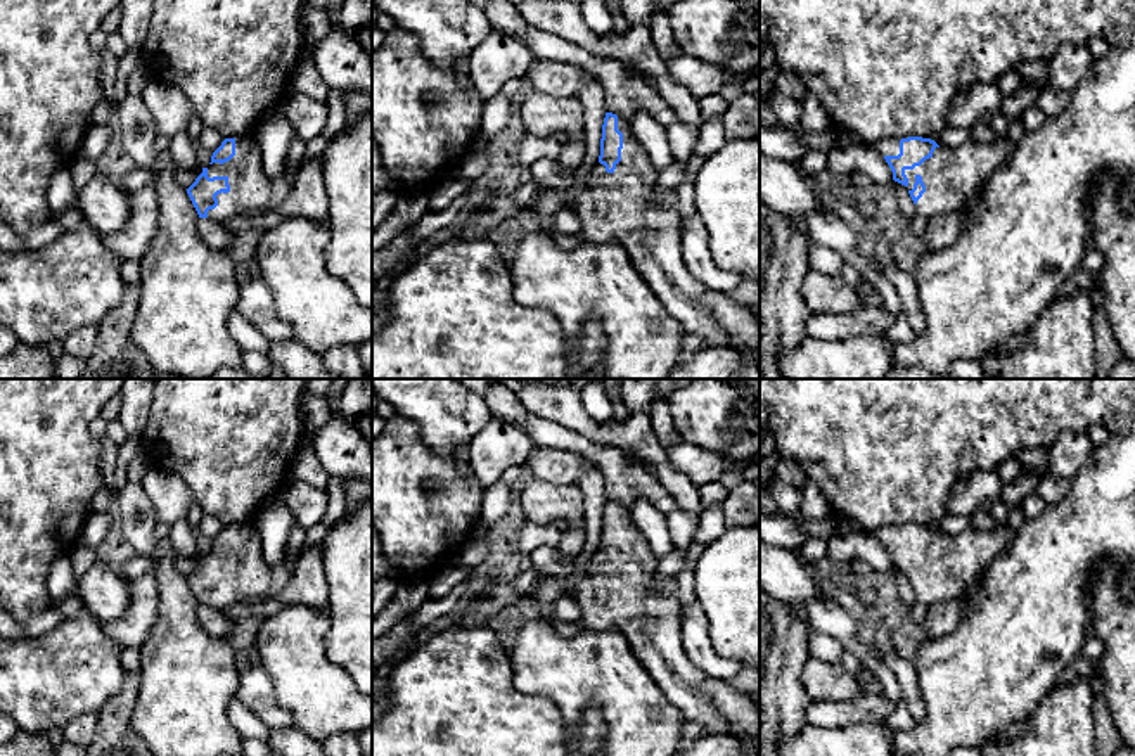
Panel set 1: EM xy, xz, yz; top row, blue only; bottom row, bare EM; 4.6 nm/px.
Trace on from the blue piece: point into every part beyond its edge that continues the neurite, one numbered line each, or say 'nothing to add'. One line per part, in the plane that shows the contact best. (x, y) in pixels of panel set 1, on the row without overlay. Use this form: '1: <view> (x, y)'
1: yz (952, 564)

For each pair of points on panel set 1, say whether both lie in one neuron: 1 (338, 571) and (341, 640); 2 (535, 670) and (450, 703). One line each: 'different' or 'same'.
1: same
2: different

